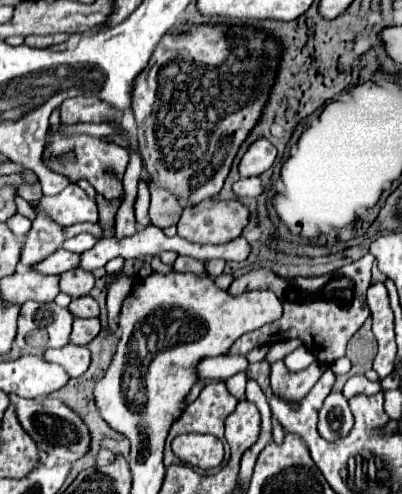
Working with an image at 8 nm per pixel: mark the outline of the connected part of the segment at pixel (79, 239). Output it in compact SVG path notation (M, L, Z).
M84 233L84 235L76 235L72 239L66 239L62 247L66 251L72 251L72 253L84 253L84 251L92 249L94 243L96 243L96 239L92 235L88 235L88 233Z

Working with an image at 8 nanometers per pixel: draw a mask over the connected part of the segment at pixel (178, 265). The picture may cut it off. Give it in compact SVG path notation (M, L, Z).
M178 257L176 263L174 263L174 269L176 269L178 273L182 273L182 271L194 271L194 275L206 273L204 265L202 265L198 259L192 259L192 257Z

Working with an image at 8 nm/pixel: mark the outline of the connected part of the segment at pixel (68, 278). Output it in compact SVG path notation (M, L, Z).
M74 269L74 271L64 271L60 275L60 291L74 297L82 297L88 295L90 289L94 287L94 277L90 271L84 269Z

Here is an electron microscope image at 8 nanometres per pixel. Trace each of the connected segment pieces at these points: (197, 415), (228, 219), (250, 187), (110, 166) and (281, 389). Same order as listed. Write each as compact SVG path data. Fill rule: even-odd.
M216 381L206 385L198 399L188 405L184 409L184 413L178 417L178 421L172 425L170 435L166 437L164 447L164 465L169 467L172 463L176 463L176 457L172 453L172 439L180 433L188 433L188 431L196 431L196 433L210 433L223 442L224 445L224 461L227 463L230 457L230 447L225 440L225 421L226 417L234 411L234 407L238 405L238 399L234 395L228 393L224 381Z
M206 199L198 205L184 207L184 213L178 221L178 235L190 243L200 245L220 245L236 239L248 223L248 209L240 201L220 201L220 199Z
M248 177L248 179L240 179L234 183L232 191L238 197L258 197L262 193L262 181L258 177Z
M54 133L54 135L48 135L46 139L46 147L44 147L46 155L50 155L52 163L50 167L56 171L56 173L62 173L66 177L70 177L72 183L76 183L78 179L86 177L92 187L102 193L106 199L116 199L116 197L122 197L124 195L124 189L122 189L122 175L124 175L124 169L128 165L128 153L124 147L116 145L114 141L110 139L98 139L98 137L88 137L88 135L76 135L76 137L66 137L66 135L60 135L60 133ZM66 151L74 151L76 153L76 163L58 163L54 161L58 155L66 153Z
M282 361L274 363L270 373L270 385L272 393L278 395L282 401L290 403L290 407L298 407L298 403L310 393L314 383L320 379L320 375L326 371L318 361L314 361L308 369L290 373Z

